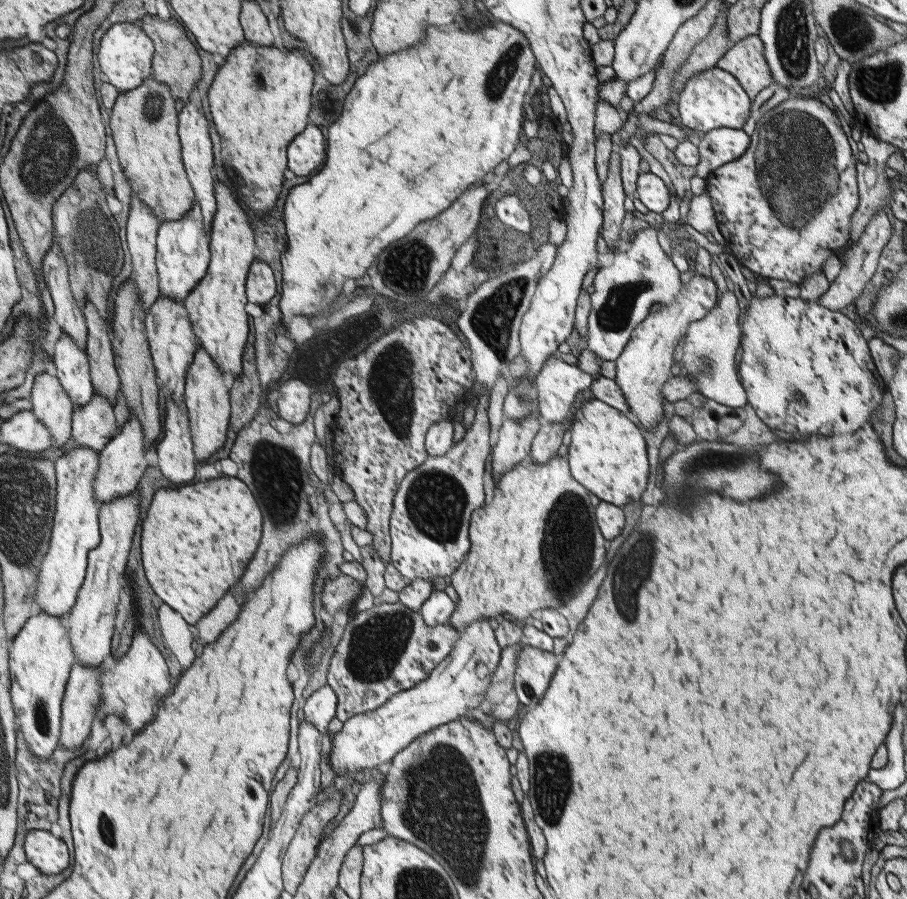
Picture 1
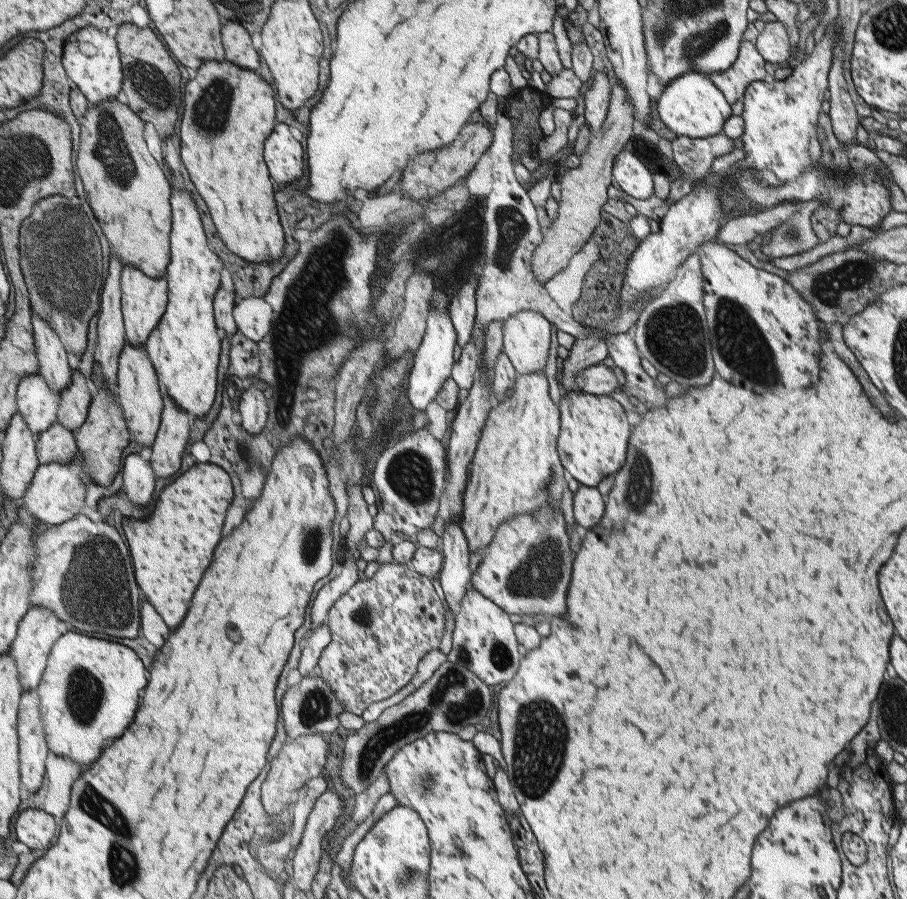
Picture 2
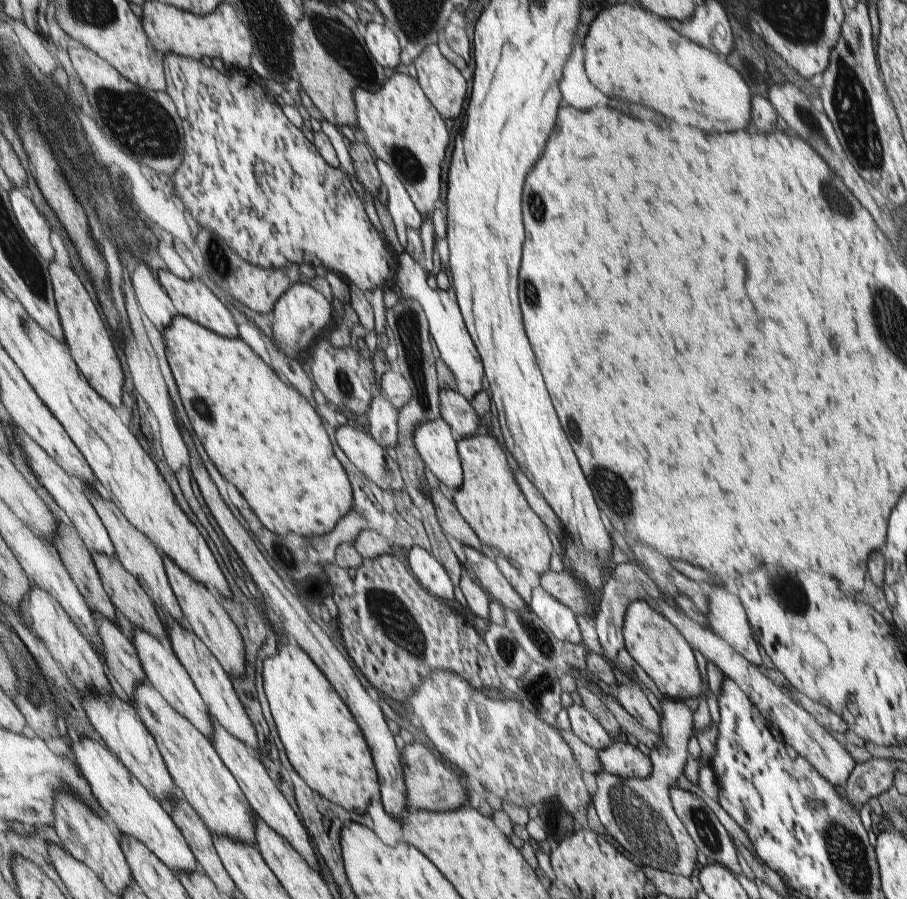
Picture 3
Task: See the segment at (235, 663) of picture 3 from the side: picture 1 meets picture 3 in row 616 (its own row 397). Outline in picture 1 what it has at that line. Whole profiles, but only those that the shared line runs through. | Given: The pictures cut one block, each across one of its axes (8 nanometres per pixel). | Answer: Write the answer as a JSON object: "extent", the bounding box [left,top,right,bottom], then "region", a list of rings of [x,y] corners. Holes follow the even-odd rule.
{"extent":[185,347,232,460],"region":[[[199,347],[196,358],[189,369],[186,386],[185,407],[188,408],[197,458],[206,460],[227,442],[227,430],[232,417],[231,380],[219,368],[205,347]]]}

